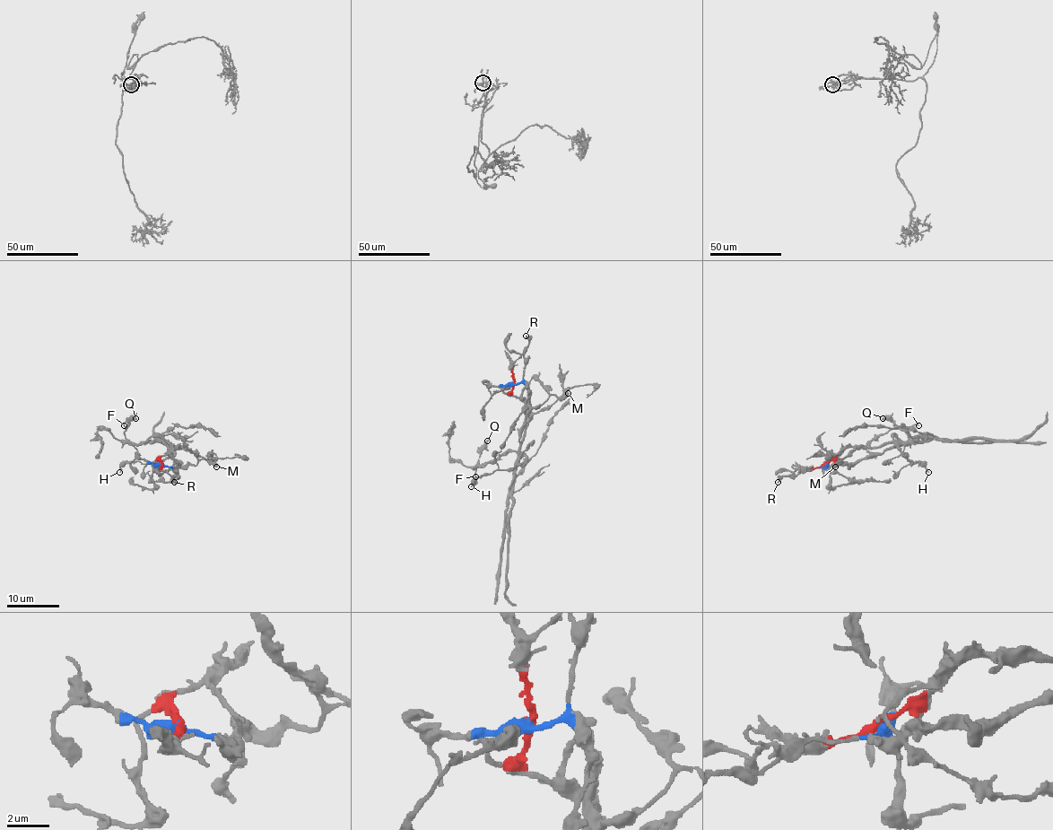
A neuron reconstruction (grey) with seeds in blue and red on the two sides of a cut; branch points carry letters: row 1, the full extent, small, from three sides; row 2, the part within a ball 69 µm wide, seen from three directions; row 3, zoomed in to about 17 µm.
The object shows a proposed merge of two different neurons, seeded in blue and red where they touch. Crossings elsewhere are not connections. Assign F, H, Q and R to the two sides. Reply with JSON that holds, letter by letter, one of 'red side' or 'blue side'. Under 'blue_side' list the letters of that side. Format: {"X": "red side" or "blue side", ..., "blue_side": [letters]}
{"F": "red side", "H": "blue side", "Q": "red side", "R": "red side", "blue_side": ["H"]}

